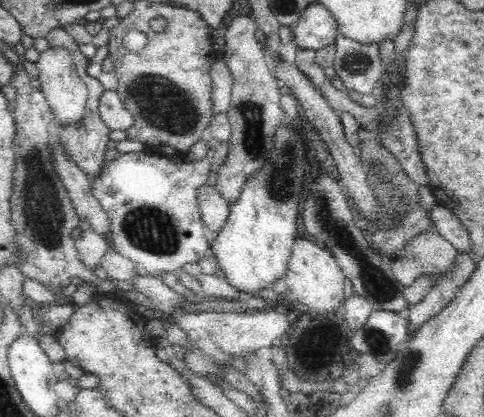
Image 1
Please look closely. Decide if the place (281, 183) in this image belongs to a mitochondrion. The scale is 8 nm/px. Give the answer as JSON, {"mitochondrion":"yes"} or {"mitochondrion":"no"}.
{"mitochondrion":"yes"}

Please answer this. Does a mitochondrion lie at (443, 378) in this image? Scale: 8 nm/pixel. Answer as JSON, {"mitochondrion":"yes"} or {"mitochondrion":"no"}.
{"mitochondrion":"no"}

